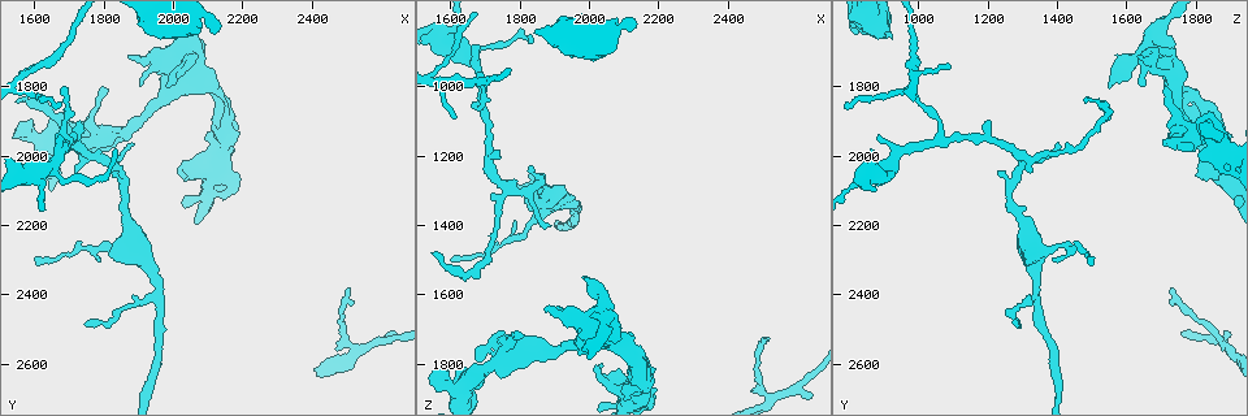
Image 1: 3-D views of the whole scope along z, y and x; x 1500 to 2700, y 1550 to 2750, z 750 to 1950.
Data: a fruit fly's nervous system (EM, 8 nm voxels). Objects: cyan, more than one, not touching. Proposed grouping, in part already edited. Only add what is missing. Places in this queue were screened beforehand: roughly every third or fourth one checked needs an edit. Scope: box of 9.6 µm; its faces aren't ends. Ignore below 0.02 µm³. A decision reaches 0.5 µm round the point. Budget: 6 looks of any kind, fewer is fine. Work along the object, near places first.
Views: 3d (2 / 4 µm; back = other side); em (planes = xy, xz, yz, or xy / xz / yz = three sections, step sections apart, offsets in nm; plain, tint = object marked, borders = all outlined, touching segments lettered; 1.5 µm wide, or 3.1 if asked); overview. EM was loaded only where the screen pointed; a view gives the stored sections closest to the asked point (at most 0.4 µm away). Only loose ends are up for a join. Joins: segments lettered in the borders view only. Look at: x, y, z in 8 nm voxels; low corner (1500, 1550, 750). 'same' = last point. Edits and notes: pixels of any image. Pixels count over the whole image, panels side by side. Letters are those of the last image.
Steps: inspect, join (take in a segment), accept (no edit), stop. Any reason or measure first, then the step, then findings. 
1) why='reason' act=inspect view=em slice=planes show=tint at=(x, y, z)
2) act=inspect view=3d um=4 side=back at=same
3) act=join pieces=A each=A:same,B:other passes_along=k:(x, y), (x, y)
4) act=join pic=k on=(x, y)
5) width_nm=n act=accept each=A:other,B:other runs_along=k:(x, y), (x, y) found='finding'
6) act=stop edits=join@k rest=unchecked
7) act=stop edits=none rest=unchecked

why='thin end' act=inspect view=3d um=4 side=back at=(2510, 2380, 1740)

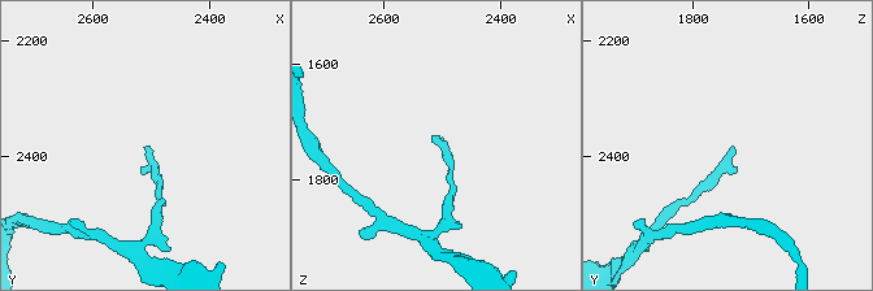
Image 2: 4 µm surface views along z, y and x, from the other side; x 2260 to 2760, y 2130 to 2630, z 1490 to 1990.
why='shape alone is not enough' act=inspect view=em slice=xy step=8 show=tint at=(2510, 2380, 1730)

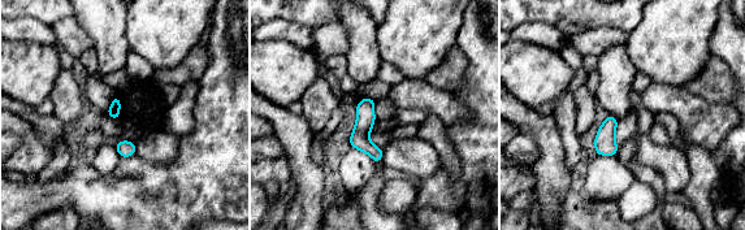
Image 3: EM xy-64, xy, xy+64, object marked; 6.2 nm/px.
why='another direction' act=inspect view=em slice=planes show=borders at=same

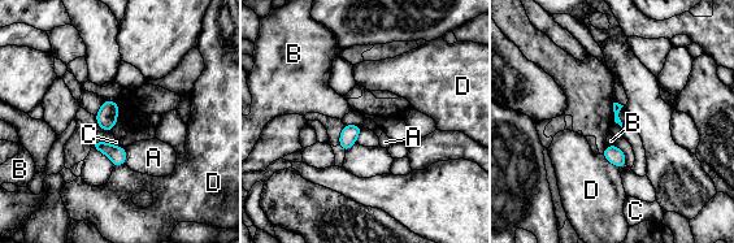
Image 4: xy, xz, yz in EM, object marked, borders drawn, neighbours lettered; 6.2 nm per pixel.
act=accept each=A:other,B:other,C:other,D:other found='none of them fits'

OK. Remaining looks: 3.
why='branch stops here' act=inspect view=3d um=2 at=(1990, 1790, 1540)

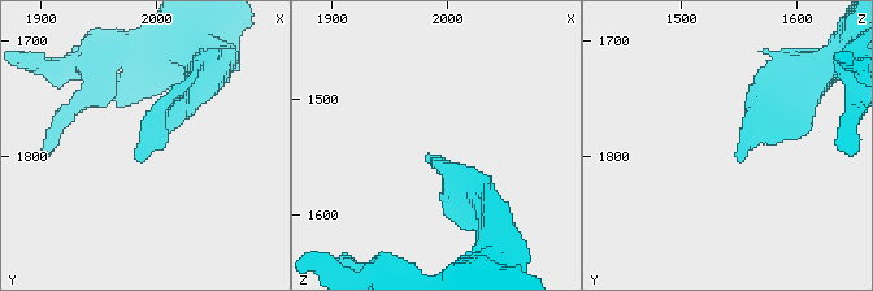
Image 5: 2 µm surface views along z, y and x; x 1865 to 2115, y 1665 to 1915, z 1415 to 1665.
why='now the EM' act=inspect view=em slice=xz step=4 show=tint at=(1982, 1798, 1550)

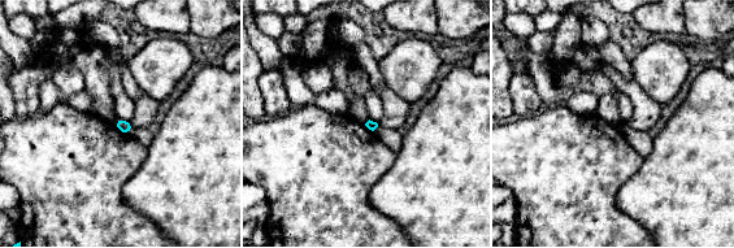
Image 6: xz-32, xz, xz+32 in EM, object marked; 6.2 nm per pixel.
why='another direction' act=inspect view=em slice=planes show=borders at=same

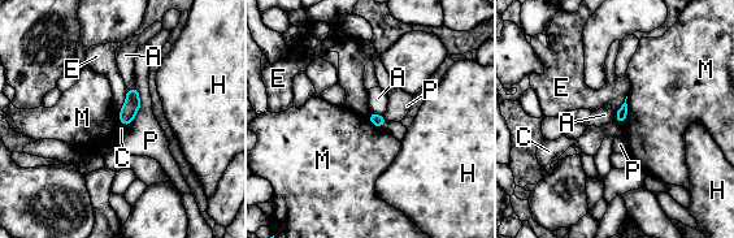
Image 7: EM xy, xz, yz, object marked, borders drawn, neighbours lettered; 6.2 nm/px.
longest_contact=P:240nm act=accept each=A:other,C:other,E:other,H:other,M:other,P:other border=7:(118, 118), (126, 126) found='no lettered segment goes on from it'

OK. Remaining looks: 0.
act=stop edits=none rest=unchecked

